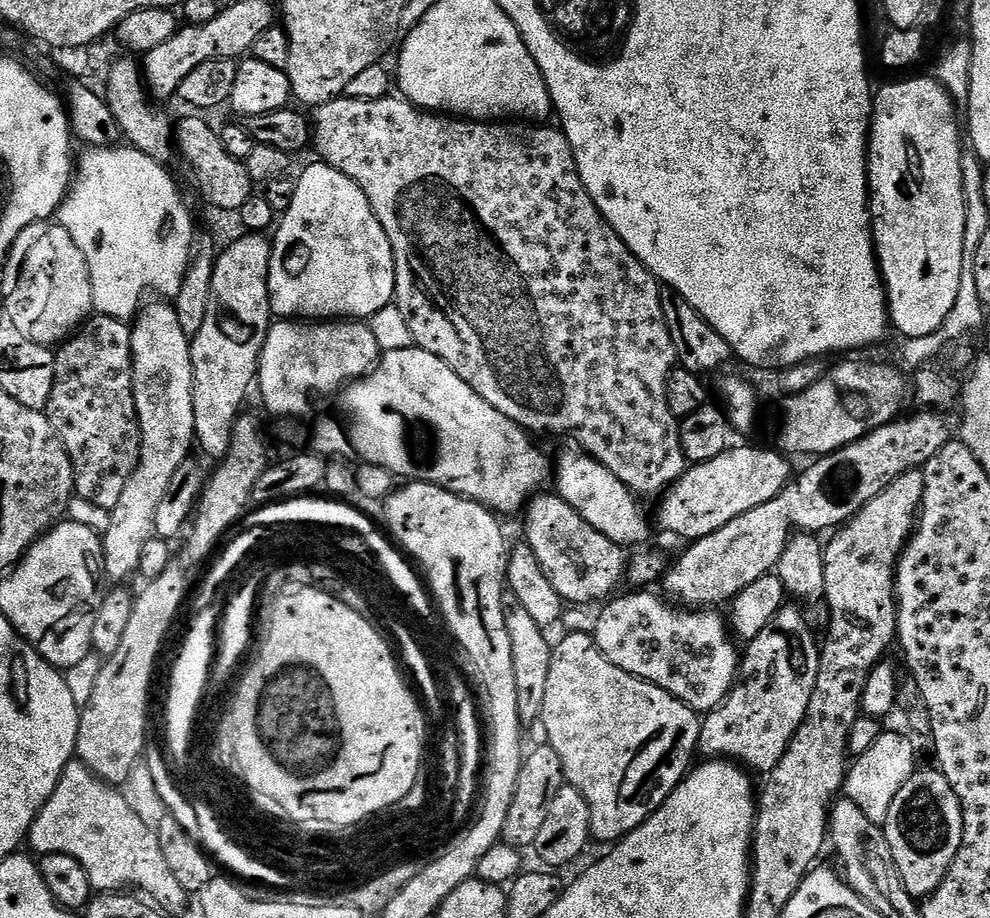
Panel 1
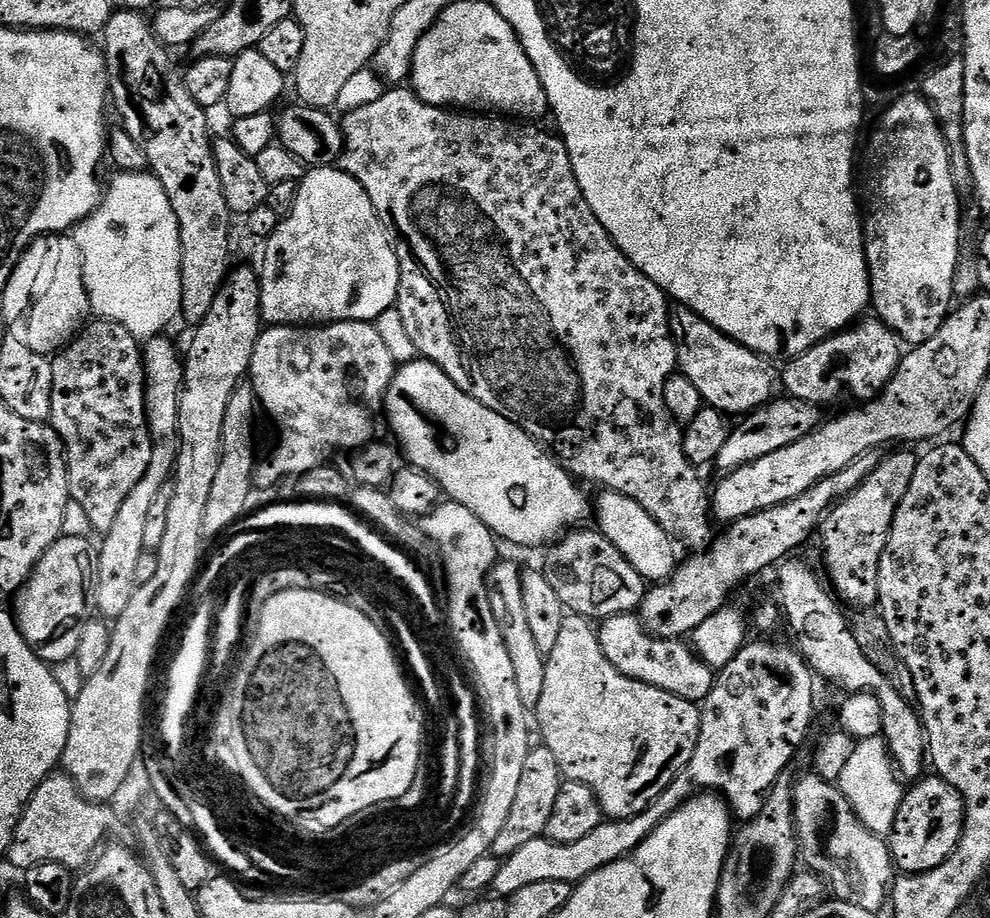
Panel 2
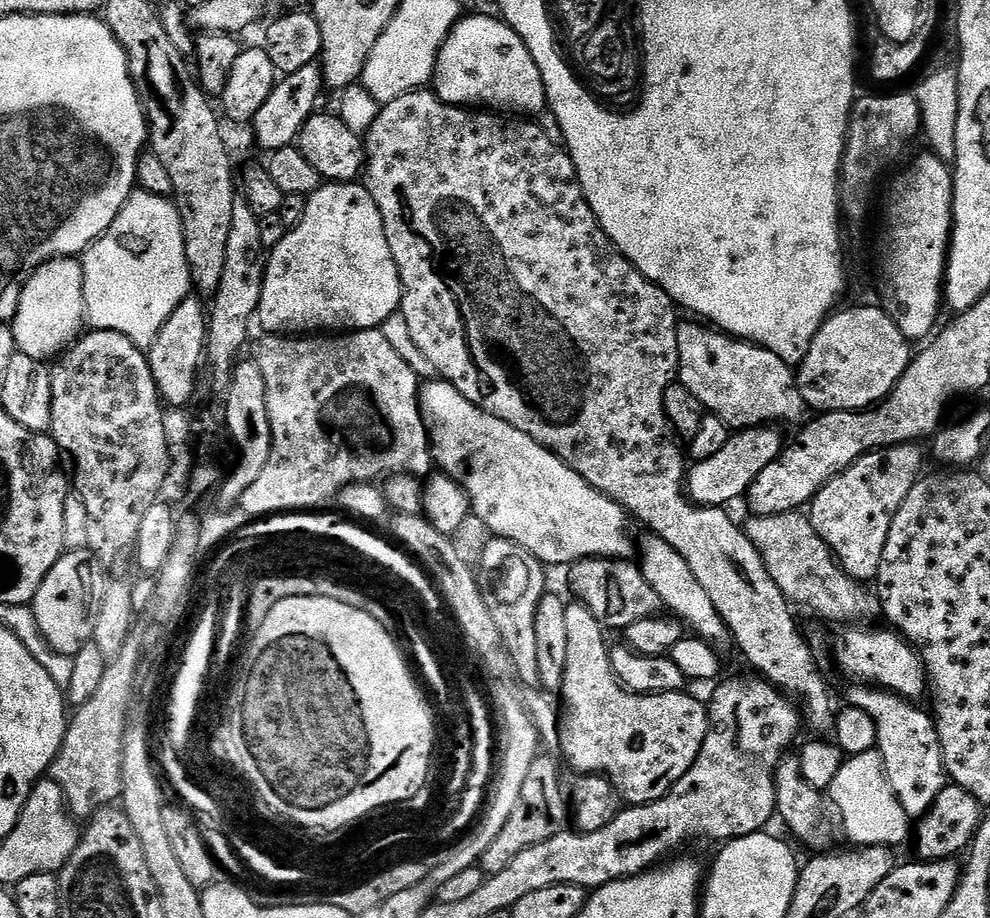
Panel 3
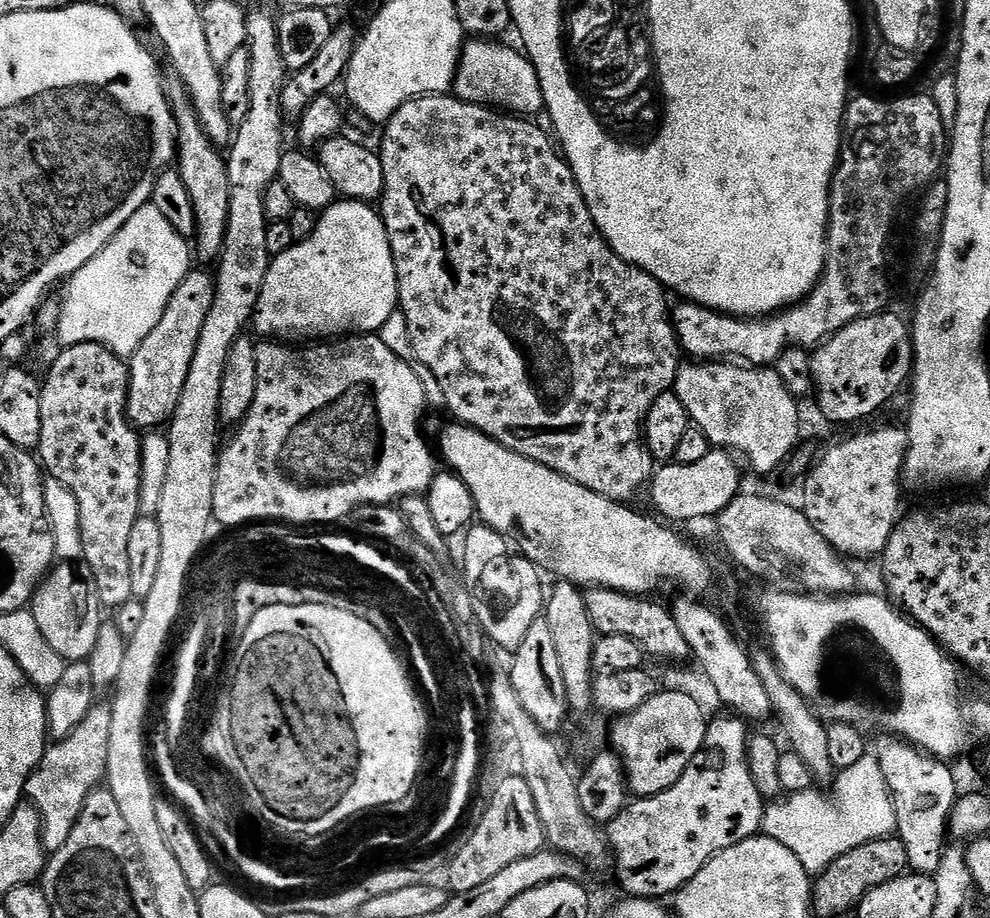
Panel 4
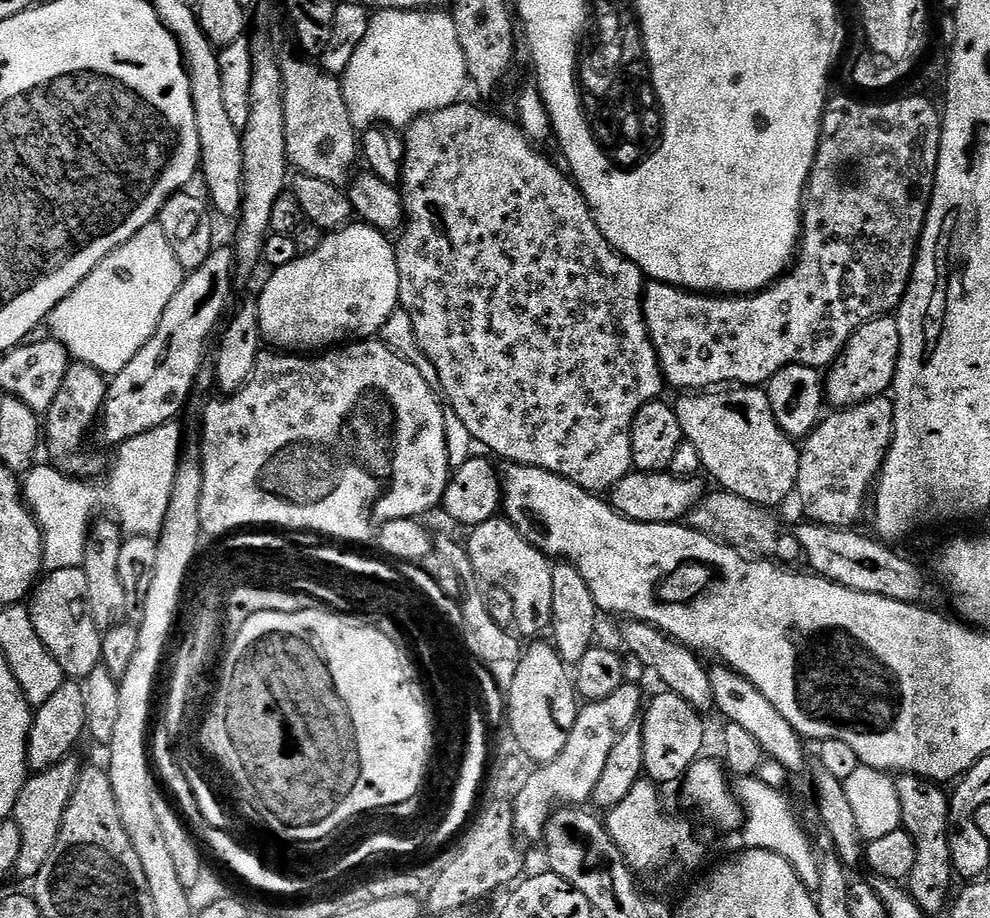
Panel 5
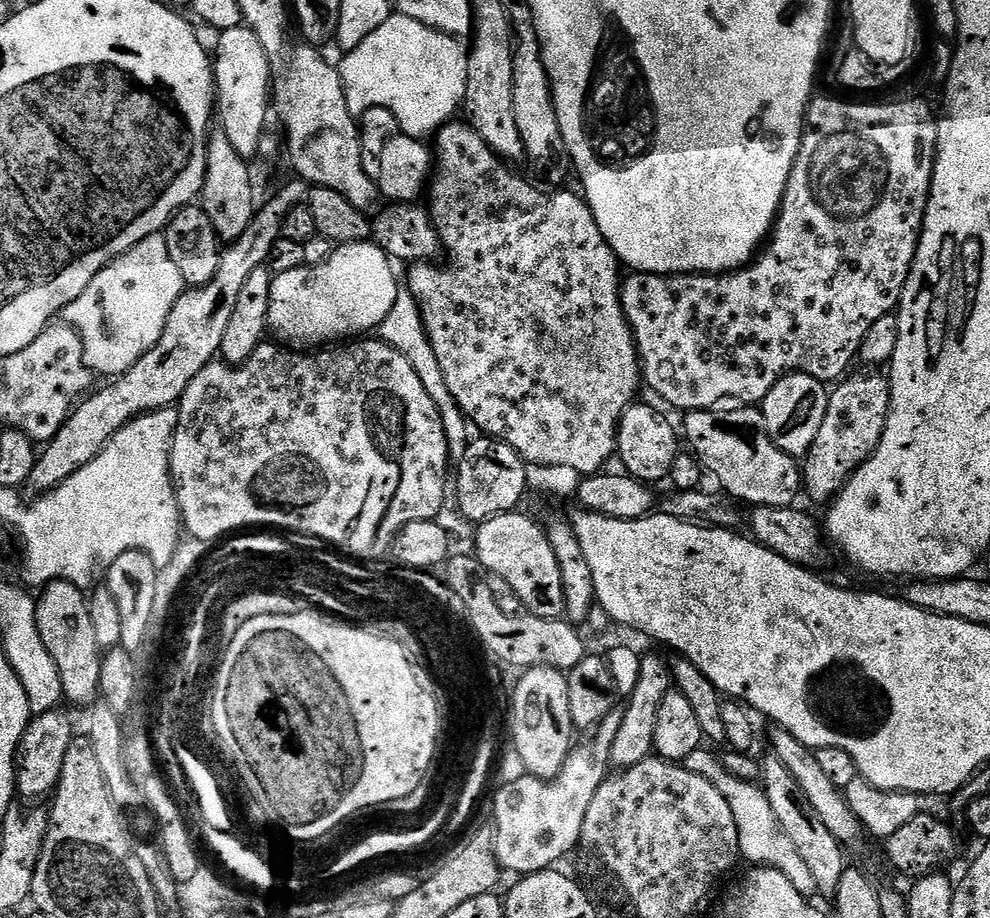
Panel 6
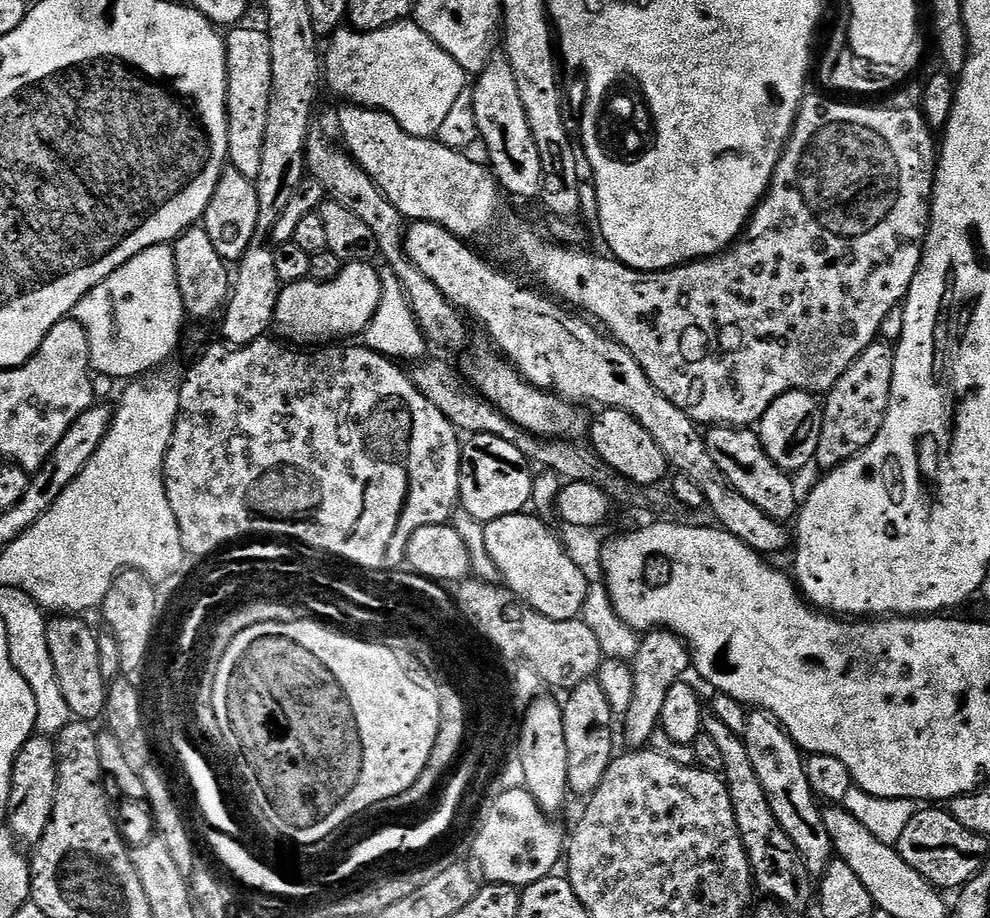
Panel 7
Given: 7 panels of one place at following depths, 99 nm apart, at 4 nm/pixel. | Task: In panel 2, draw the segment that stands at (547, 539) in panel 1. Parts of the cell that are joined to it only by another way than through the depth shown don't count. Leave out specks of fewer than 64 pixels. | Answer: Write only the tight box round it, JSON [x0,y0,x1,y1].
[546,530,646,622]

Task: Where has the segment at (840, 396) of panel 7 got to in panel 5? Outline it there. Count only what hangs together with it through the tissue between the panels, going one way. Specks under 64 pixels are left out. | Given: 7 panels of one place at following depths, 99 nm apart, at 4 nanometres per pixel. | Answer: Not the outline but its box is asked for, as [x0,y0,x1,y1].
[795,395,896,528]

